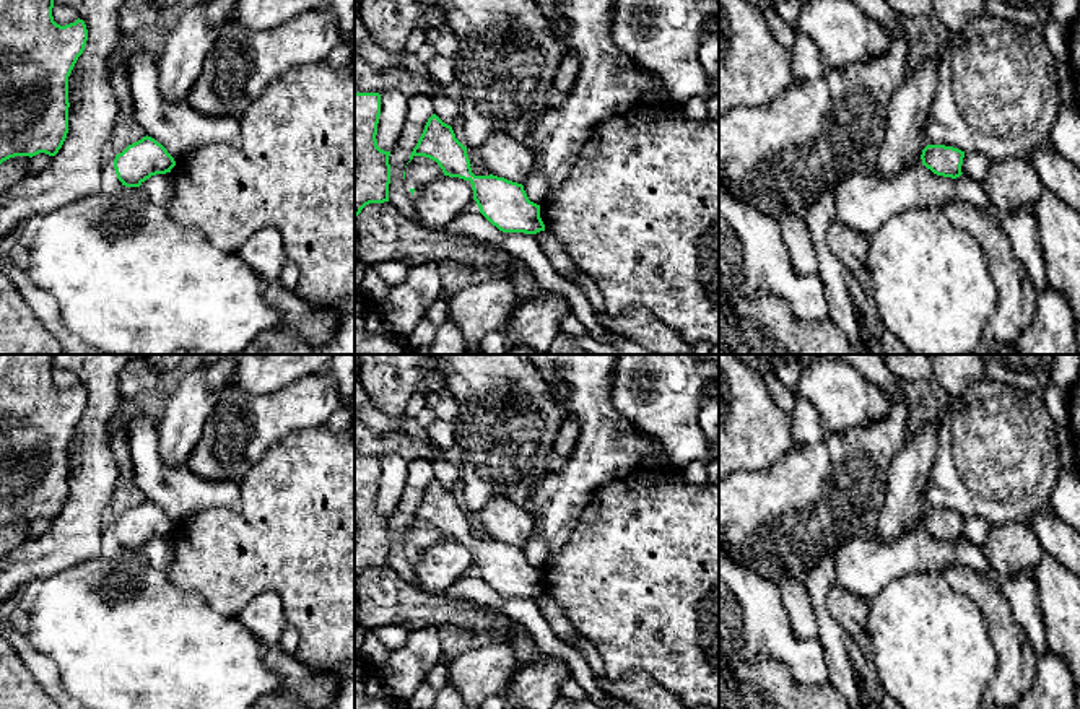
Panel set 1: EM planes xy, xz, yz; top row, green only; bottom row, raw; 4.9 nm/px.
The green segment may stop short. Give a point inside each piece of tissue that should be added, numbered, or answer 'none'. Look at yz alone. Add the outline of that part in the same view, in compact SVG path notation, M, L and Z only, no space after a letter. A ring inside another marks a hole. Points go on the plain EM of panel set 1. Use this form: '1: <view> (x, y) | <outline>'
none

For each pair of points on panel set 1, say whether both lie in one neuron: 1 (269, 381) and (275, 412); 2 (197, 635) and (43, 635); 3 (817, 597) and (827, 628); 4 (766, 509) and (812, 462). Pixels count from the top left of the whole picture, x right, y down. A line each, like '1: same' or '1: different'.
1: different
2: same
3: same
4: same

